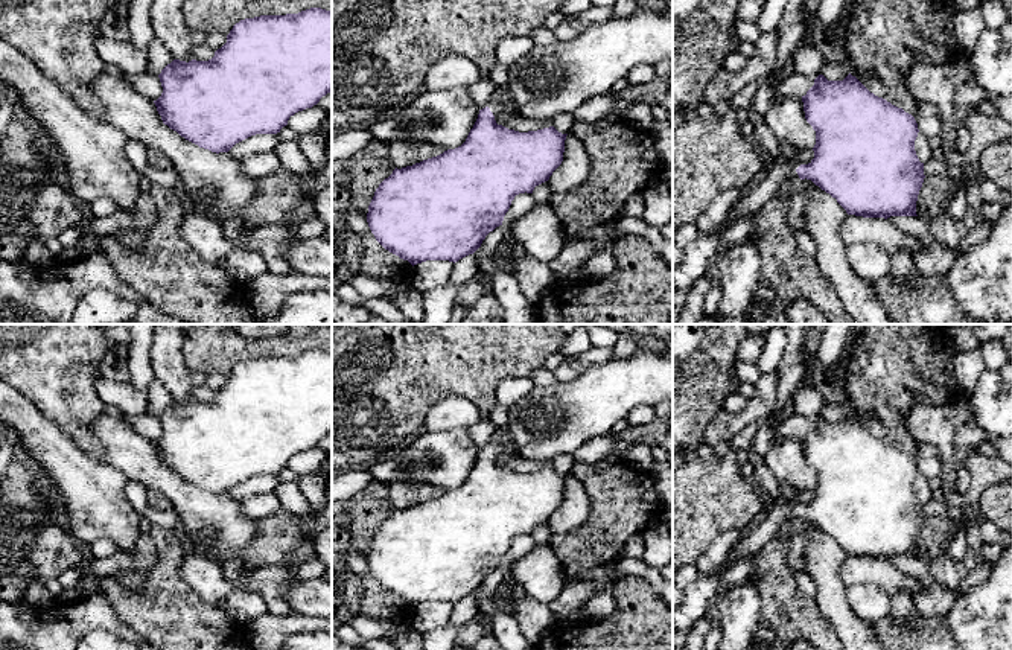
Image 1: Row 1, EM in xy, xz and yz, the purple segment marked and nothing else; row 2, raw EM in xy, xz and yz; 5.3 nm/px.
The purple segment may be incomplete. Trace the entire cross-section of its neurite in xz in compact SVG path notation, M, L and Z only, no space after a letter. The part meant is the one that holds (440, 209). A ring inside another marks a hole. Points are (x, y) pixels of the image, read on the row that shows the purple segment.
M507 85L502 87L507 91L507 97L493 96L487 107L479 110L478 119L461 146L412 166L396 167L376 189L367 213L368 227L385 250L408 260L412 266L426 260L449 260L455 263L473 254L485 236L502 225L516 195L533 193L534 187L545 181L551 193L566 192L578 187L587 178L590 160L583 142L572 132L562 134L554 126L519 132L496 123L496 114L510 117L517 114Z

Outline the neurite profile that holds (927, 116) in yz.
M918 100L915 120L919 132L927 135L928 140L940 140L942 120L936 105Z

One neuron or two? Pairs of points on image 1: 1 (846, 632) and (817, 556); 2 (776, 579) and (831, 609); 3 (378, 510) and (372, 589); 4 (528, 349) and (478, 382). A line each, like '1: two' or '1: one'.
1: one
2: two
3: one
4: one

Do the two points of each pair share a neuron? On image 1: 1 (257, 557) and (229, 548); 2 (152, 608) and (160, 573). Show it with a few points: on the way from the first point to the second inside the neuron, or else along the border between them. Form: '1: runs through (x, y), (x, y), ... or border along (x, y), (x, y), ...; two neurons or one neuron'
1: border along (257, 522), (254, 538), (242, 554), (242, 562); two neurons
2: runs through (160, 599), (160, 582); one neuron

